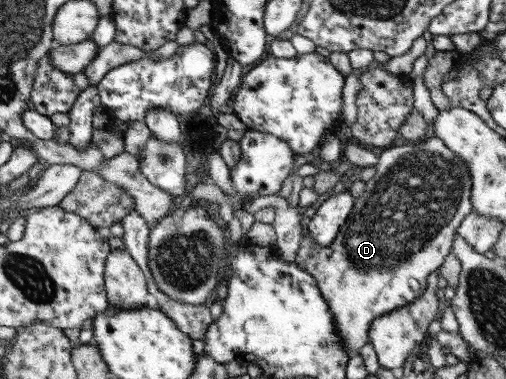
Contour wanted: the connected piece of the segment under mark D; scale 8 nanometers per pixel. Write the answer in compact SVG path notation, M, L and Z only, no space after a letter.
M429 134L428 137L418 142L412 141L408 145L386 148L377 159L378 164L374 167L376 173L374 173L374 176L369 181L366 181L364 192L356 199L352 212L349 214L346 222L338 228L338 232L336 232L332 243L326 247L319 246L314 239L312 239L312 236L303 232L294 260L296 267L302 269L302 271L306 271L306 273L310 275L309 277L312 277L312 280L315 281L318 292L320 296L322 296L322 299L326 301L328 311L330 311L330 315L332 315L332 321L334 321L334 327L336 327L336 335L340 337L342 347L346 349L346 352L348 352L350 356L355 354L362 345L366 345L366 341L369 341L367 328L375 317L406 305L424 293L427 287L427 278L430 276L430 273L434 273L436 269L439 269L439 265L444 261L444 256L450 252L452 240L454 240L454 234L456 234L456 228L460 226L461 220L471 213L471 182L467 175L467 169L462 164L462 161L460 161L452 151L448 150L443 145L443 142L436 136Z

